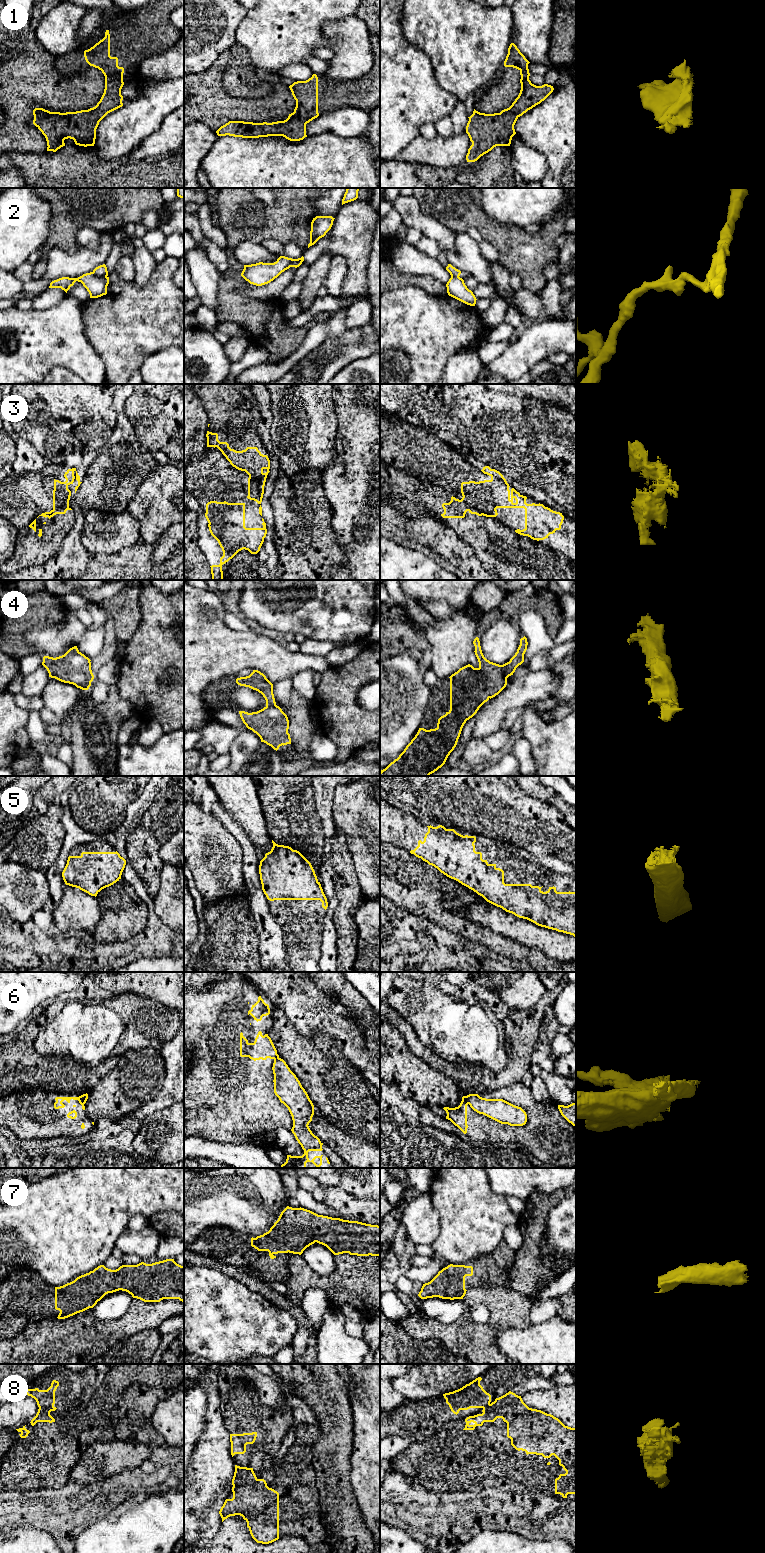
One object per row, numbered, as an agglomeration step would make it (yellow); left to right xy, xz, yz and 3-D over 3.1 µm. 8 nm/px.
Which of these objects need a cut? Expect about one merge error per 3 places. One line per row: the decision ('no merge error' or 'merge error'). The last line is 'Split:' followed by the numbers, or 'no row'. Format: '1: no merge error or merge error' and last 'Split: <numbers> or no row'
1: no merge error
2: merge error
3: merge error
4: no merge error
5: no merge error
6: merge error
7: no merge error
8: merge error
Split: 2, 3, 6, 8

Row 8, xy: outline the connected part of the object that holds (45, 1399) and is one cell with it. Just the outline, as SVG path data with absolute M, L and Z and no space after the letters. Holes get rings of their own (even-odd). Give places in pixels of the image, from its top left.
M53 1380L51 1386L47 1390L26 1389L25 1392L28 1396L34 1398L39 1408L53 1408L55 1404L55 1391L59 1386L59 1382Z

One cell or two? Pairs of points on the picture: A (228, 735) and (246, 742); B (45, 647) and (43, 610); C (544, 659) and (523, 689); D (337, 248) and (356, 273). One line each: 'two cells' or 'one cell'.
A: two cells
B: two cells
C: two cells
D: one cell

